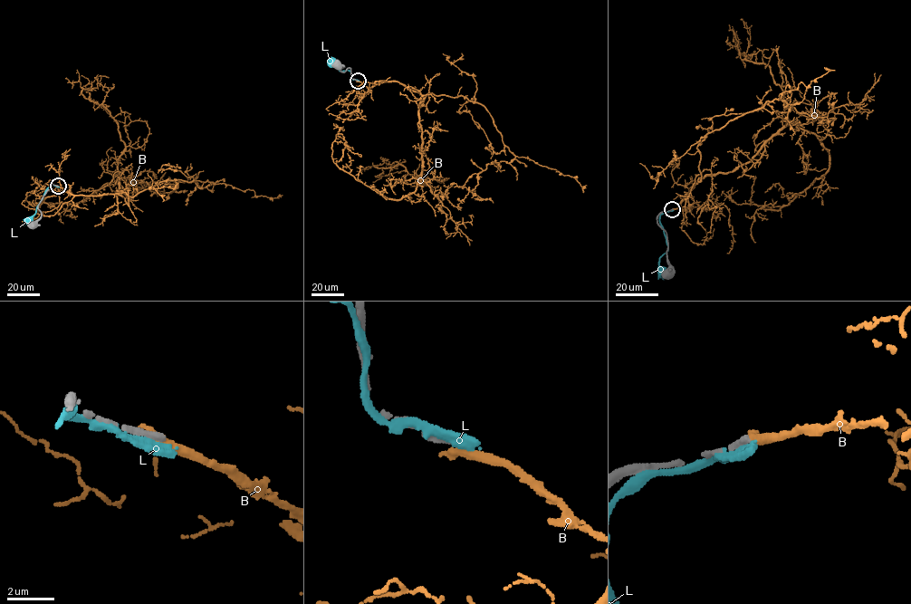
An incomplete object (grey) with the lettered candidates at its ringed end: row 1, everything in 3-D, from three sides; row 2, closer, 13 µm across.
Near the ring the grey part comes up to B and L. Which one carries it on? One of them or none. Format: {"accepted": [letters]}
{"accepted": []}

